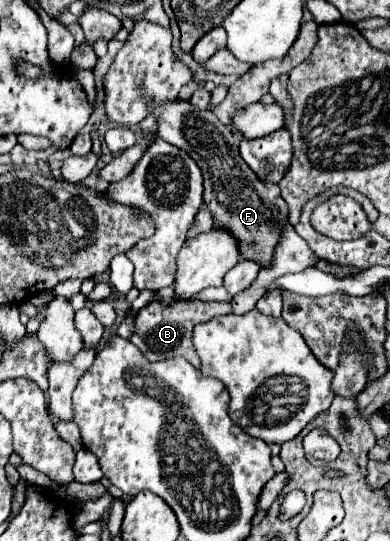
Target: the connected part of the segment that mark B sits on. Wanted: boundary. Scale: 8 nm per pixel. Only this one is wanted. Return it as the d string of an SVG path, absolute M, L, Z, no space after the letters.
M151 301L145 305L135 319L135 335L131 341L143 351L143 355L149 361L159 361L159 359L171 359L171 357L185 357L193 367L199 367L201 361L195 353L193 347L193 327L199 323L205 323L217 315L227 315L231 313L231 305L227 301Z

